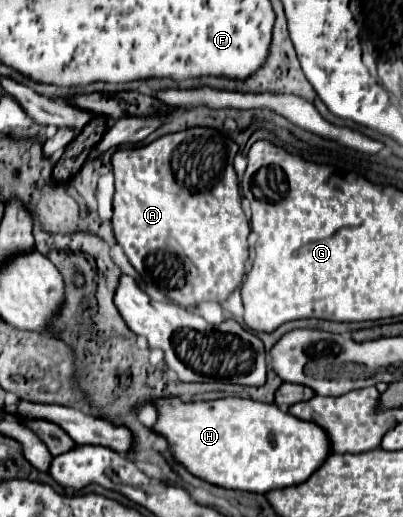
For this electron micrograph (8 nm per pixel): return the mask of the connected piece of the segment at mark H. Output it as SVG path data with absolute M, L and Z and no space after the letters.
M178 398L158 400L158 422L154 430L174 446L174 456L194 476L224 488L266 494L306 482L332 454L328 434L314 422L294 418L276 404L264 404L250 398L222 398L212 402L182 402Z

